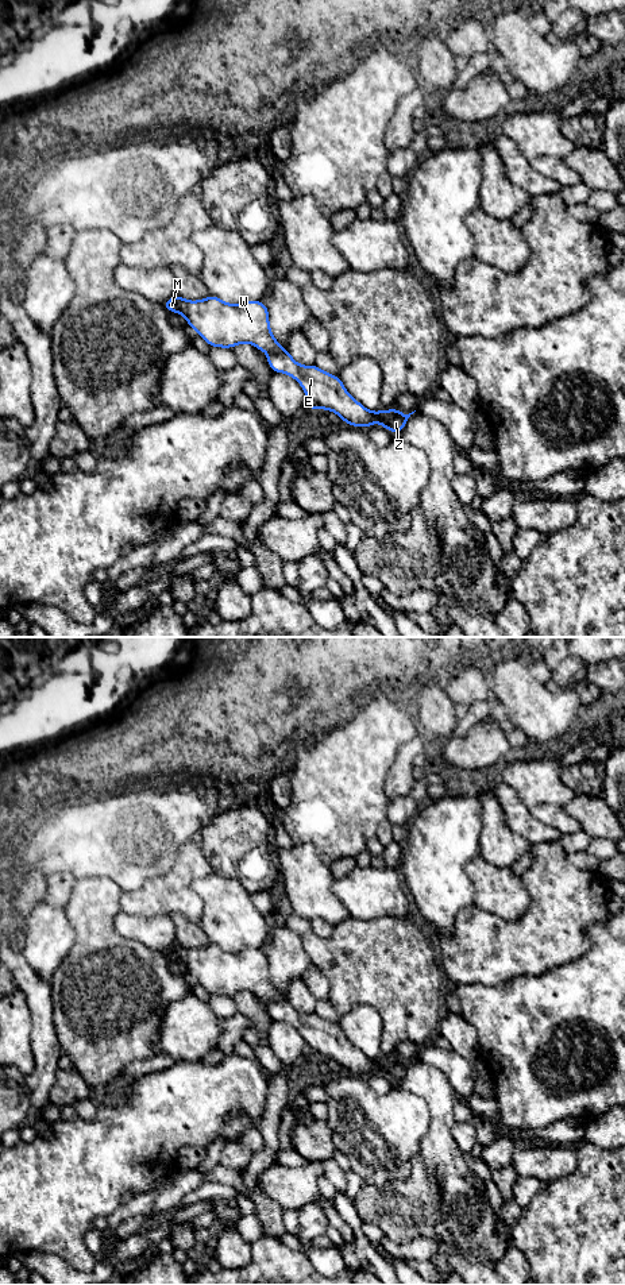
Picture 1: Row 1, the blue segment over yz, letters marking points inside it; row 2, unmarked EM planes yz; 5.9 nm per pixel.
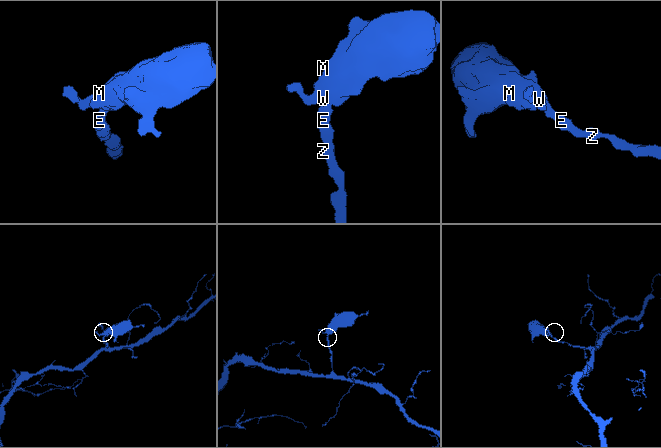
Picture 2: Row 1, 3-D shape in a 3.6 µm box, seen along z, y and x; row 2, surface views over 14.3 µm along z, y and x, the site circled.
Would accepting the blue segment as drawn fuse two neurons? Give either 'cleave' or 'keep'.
keep

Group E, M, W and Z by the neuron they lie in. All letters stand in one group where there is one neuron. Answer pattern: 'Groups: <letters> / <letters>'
Groups: E M W Z

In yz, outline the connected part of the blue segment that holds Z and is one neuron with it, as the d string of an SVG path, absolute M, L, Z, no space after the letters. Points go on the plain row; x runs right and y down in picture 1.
M174 942L162 954L186 965L188 973L209 992L209 995L234 996L250 991L267 1000L267 1012L273 1020L293 1024L304 1037L308 1057L327 1057L352 1074L367 1076L379 1070L387 1080L400 1081L414 1061L401 1061L397 1056L370 1060L354 1047L337 1023L328 1022L316 1012L300 1014L271 983L267 953L248 948L242 952L225 952L215 942L205 948L188 949Z

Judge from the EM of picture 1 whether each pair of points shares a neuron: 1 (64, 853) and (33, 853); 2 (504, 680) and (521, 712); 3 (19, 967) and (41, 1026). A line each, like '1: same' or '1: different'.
1: same
2: same
3: same

